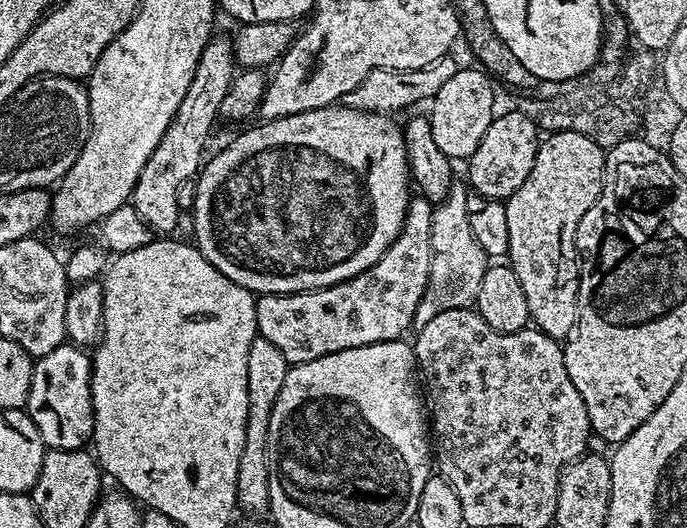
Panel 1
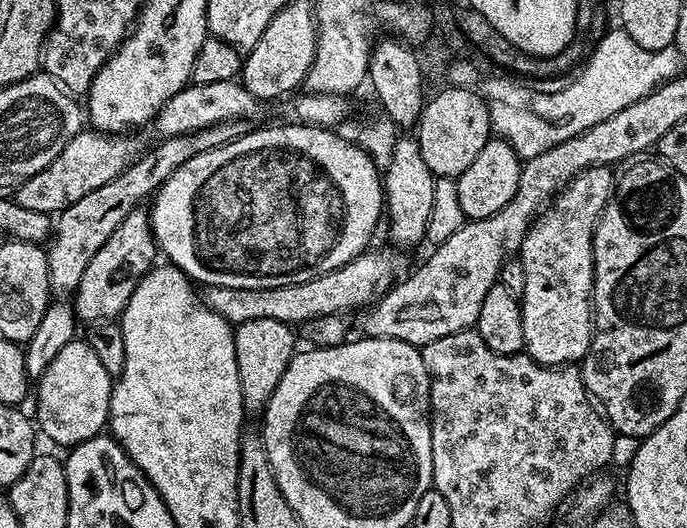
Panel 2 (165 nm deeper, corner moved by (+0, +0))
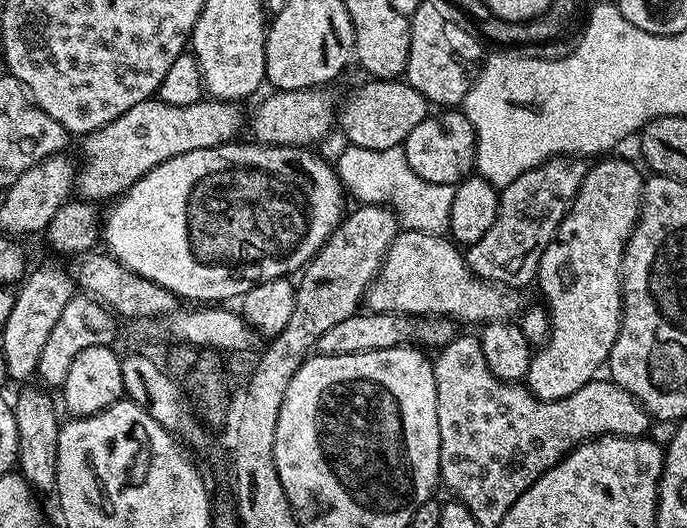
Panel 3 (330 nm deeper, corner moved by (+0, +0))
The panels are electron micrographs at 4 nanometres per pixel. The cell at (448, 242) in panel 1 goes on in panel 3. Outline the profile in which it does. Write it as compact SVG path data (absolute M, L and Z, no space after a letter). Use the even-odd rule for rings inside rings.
M351 146L345 149L344 156L334 160L334 167L340 176L340 183L343 184L345 193L351 199L353 196L360 204L382 204L391 208L396 213L401 229L410 232L429 232L435 236L448 232L450 205L454 202L453 185L435 184L418 178L418 174L410 170L403 154L391 157L392 164L396 168L383 168L382 165L376 164L373 168L366 169L363 176L359 168L363 166L365 157Z

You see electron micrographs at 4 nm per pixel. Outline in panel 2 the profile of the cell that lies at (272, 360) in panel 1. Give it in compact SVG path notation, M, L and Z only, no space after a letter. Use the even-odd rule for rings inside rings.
M253 318L234 328L234 354L238 358L238 382L242 386L242 402L245 413L263 413L270 402L286 366L290 366L293 356L298 351L293 325L278 322L274 318Z

